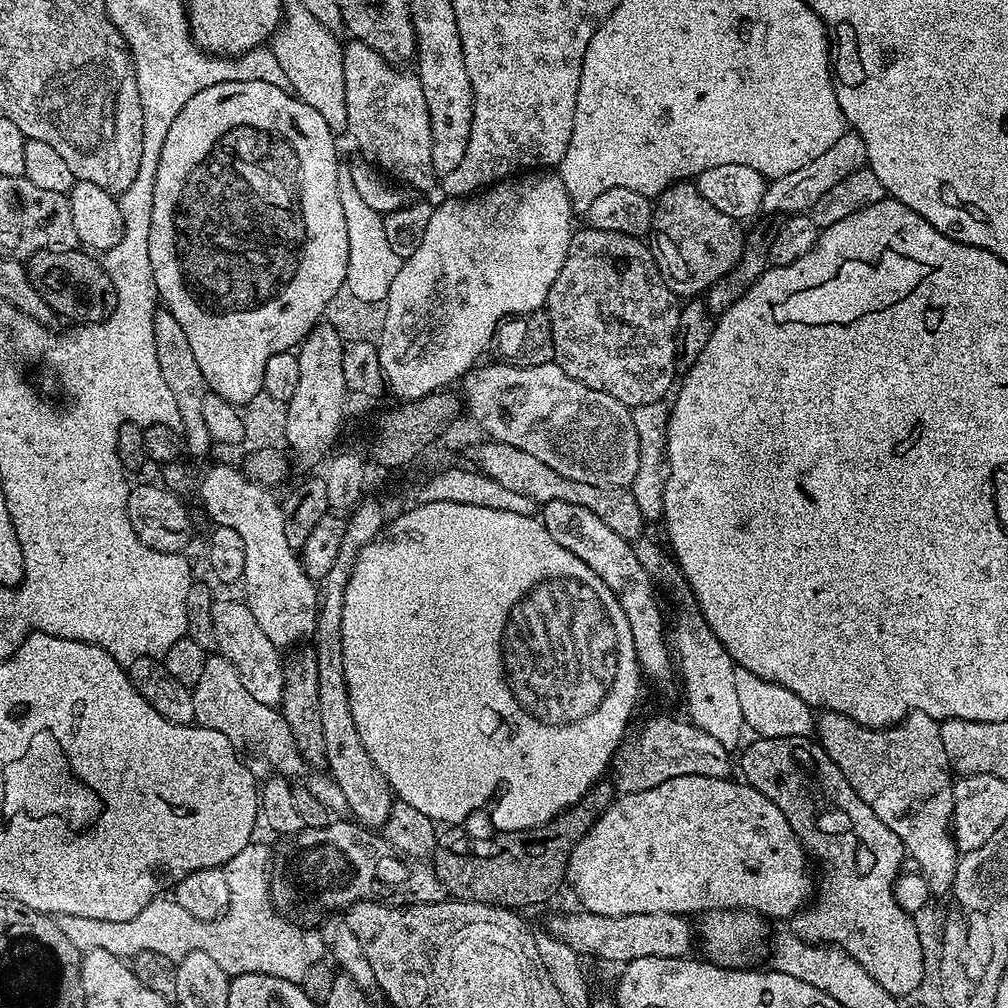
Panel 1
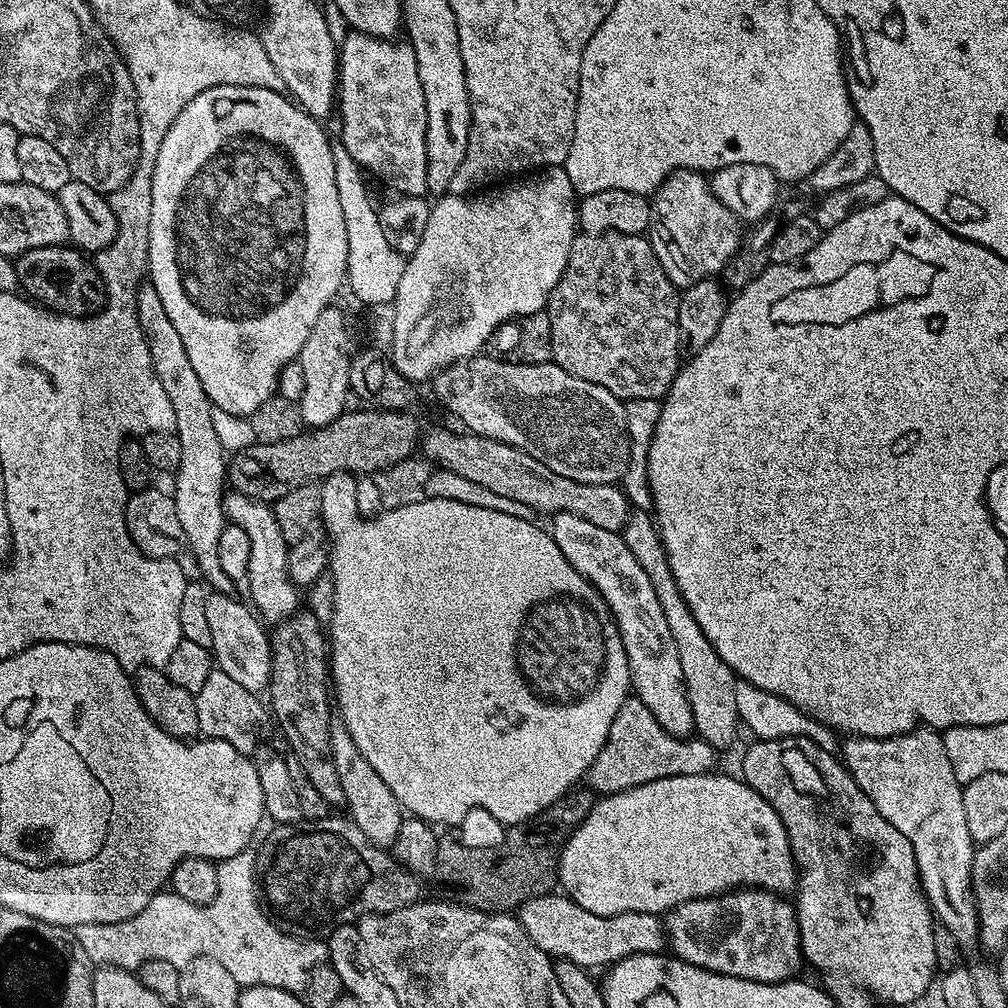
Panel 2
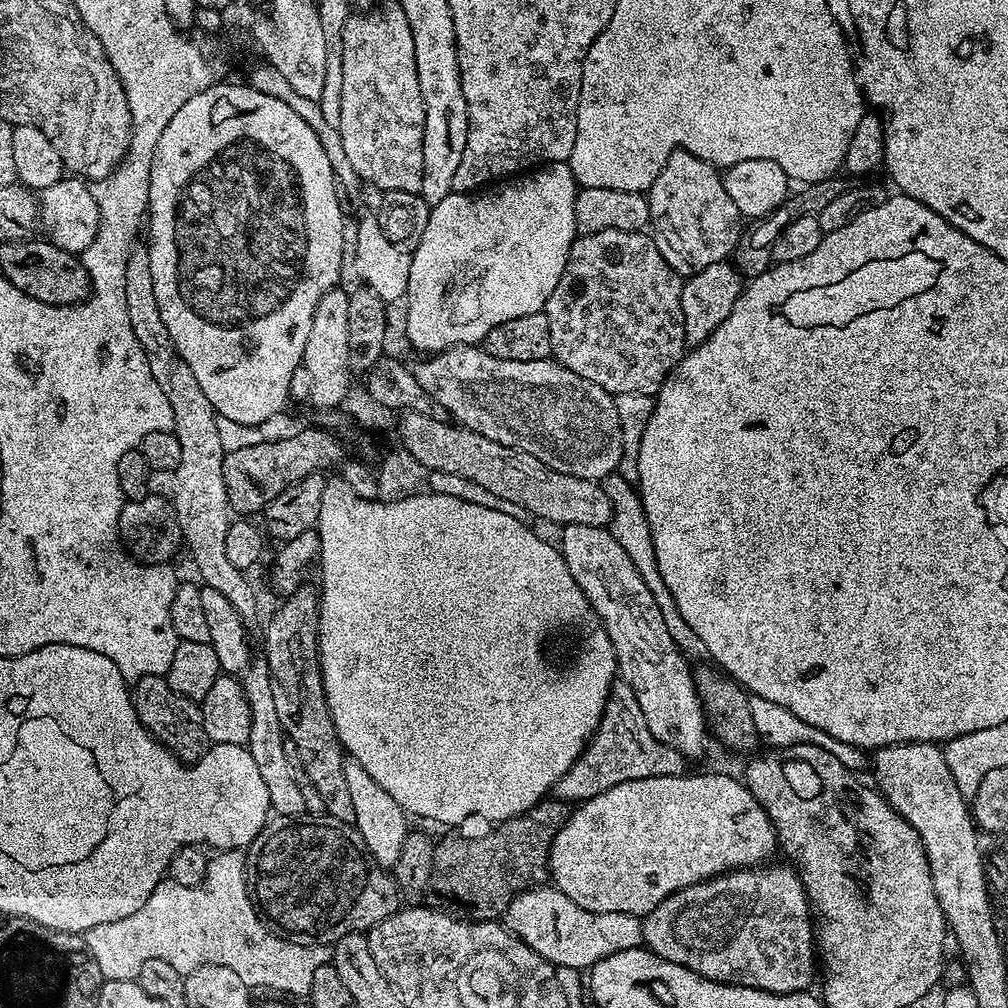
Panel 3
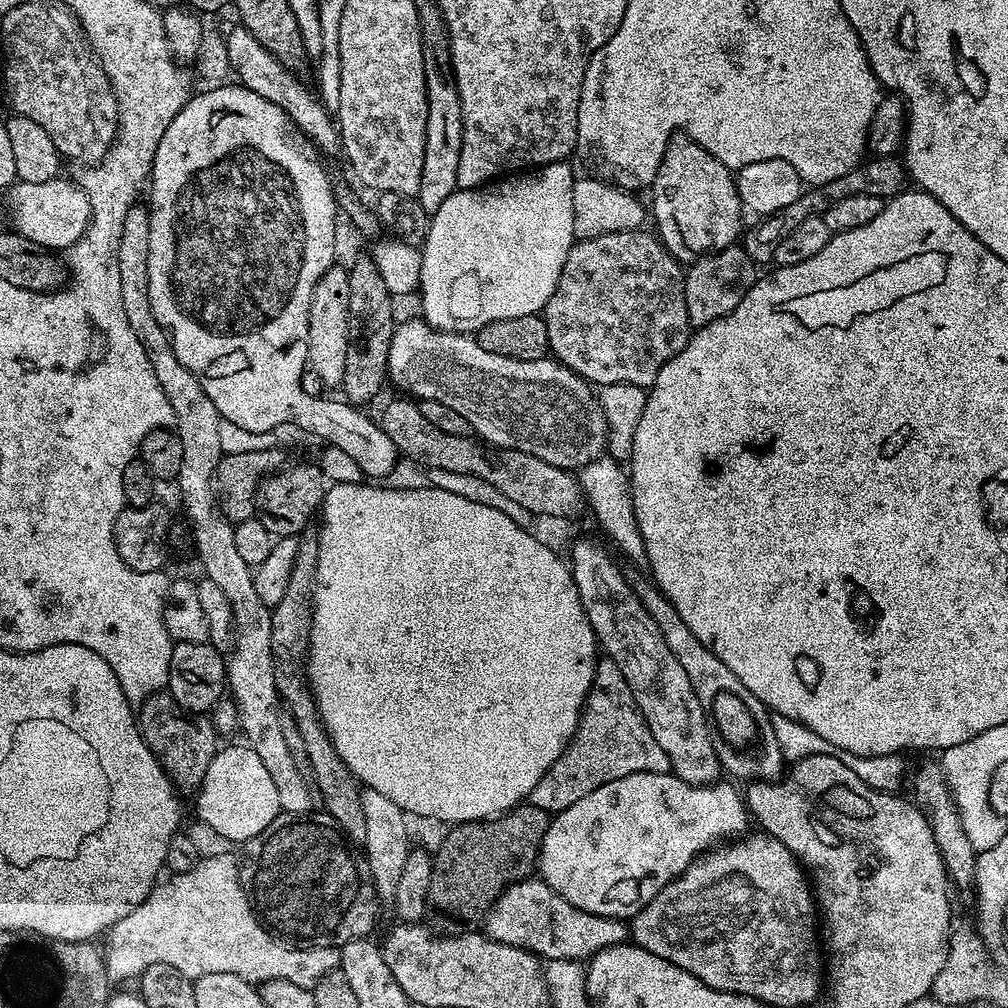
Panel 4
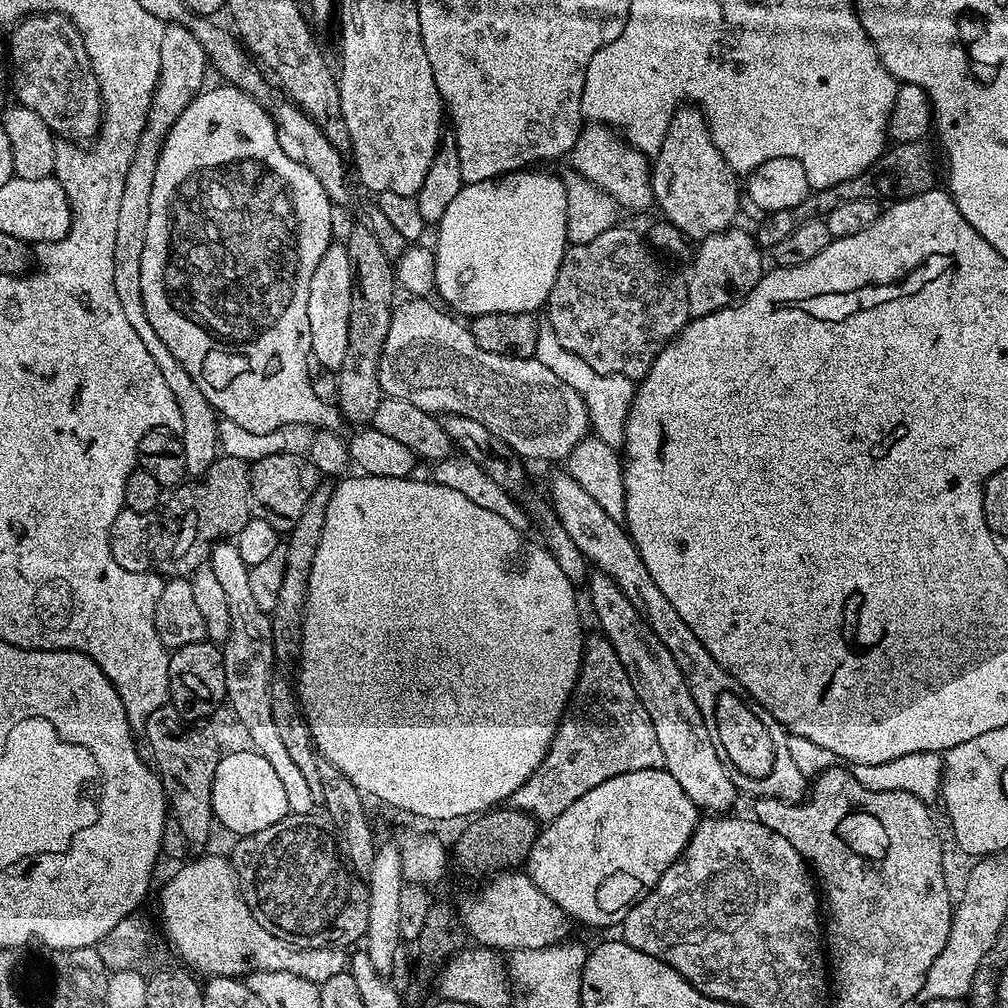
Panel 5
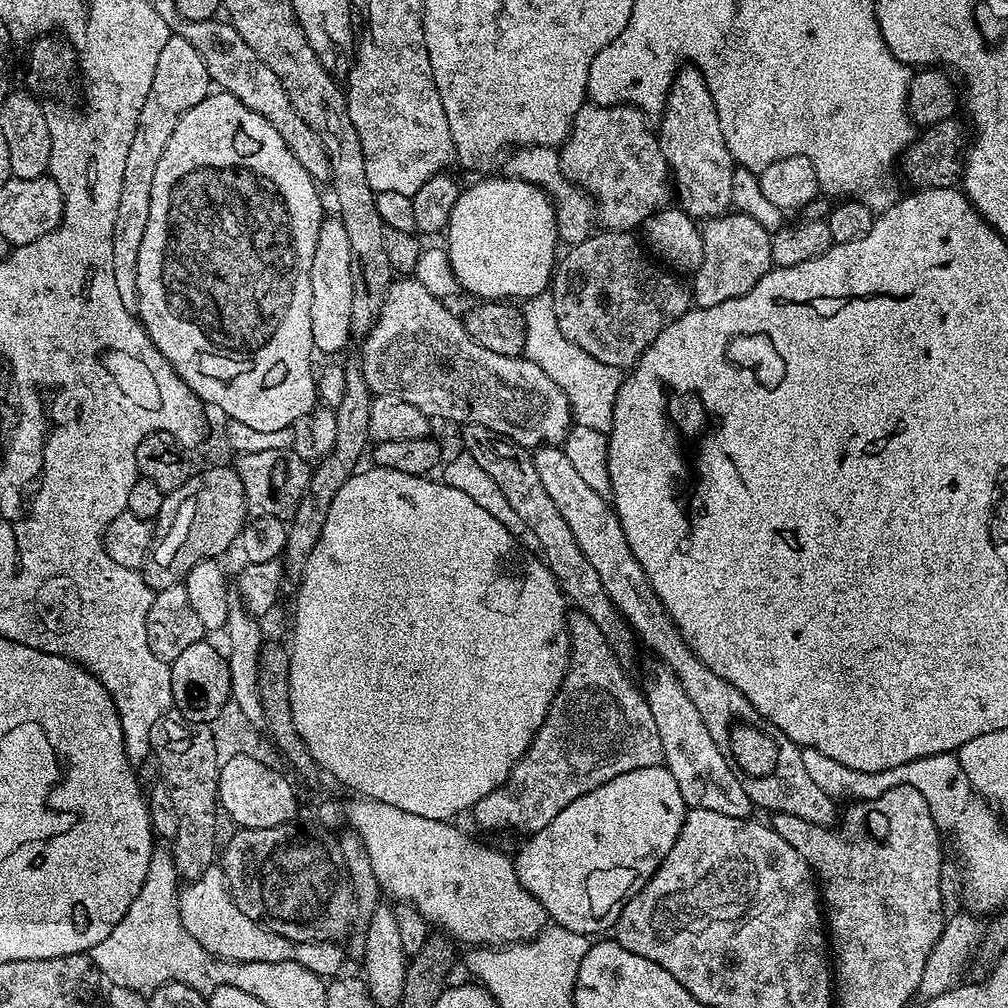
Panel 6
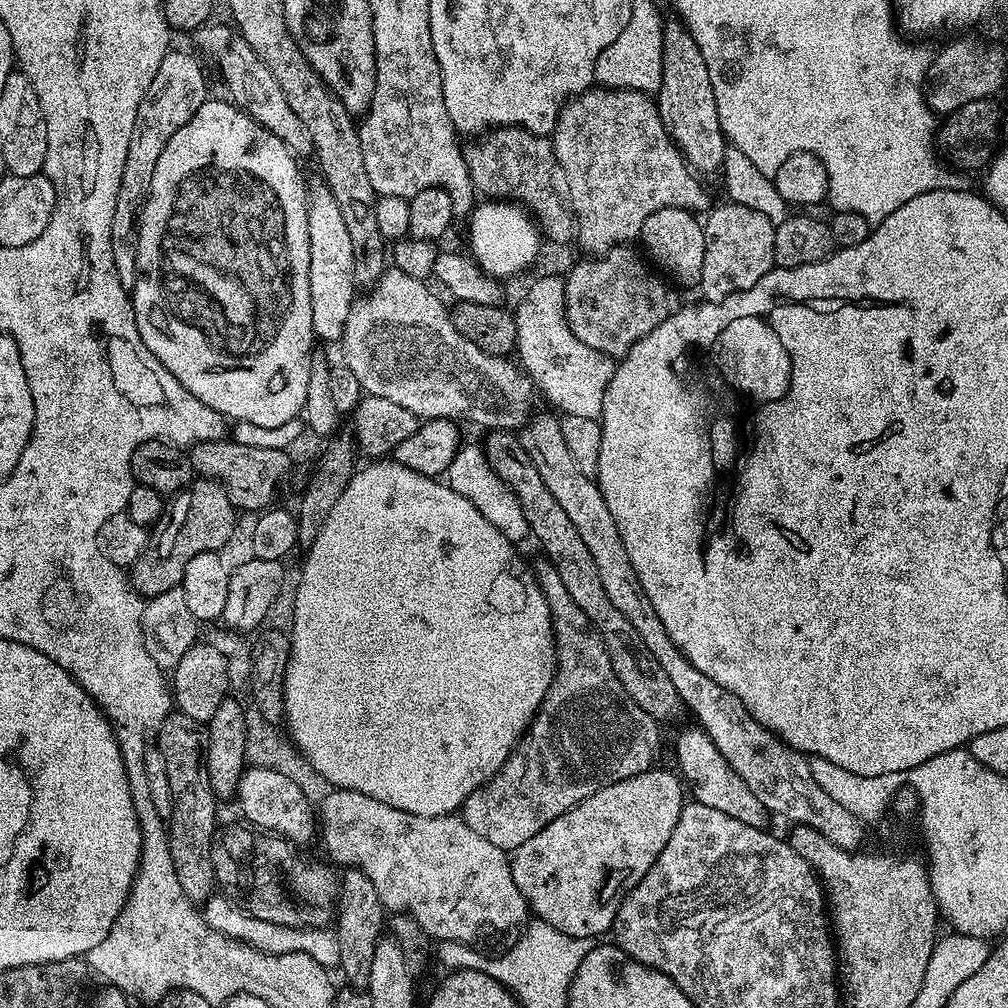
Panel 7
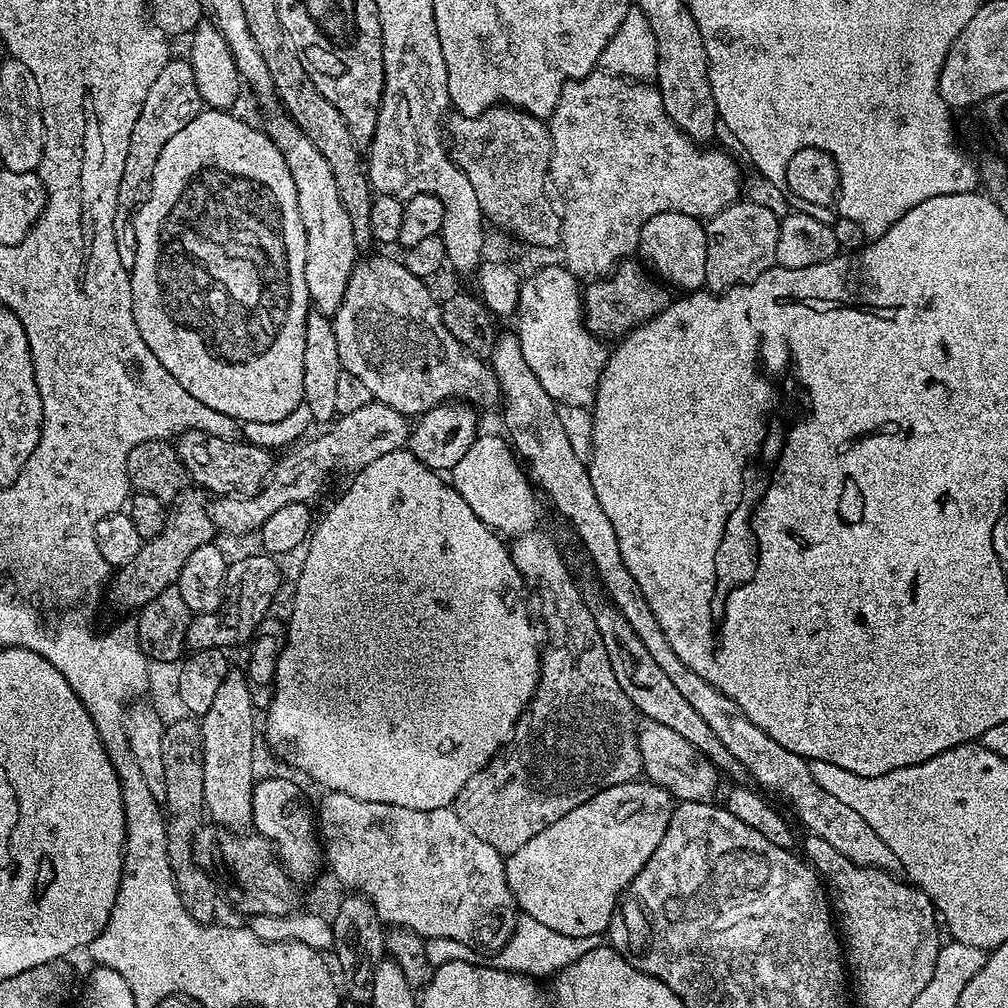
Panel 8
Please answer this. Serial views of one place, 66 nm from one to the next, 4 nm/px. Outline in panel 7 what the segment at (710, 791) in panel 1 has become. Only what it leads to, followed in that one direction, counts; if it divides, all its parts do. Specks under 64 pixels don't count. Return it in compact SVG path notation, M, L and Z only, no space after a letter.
M653 766L648 771L638 774L634 778L626 778L622 782L614 782L610 786L590 794L590 798L586 798L578 806L566 810L566 814L554 818L554 822L550 822L550 826L538 830L538 834L534 834L534 838L530 838L530 842L522 842L522 846L514 849L510 856L512 873L514 874L514 886L518 886L518 890L522 890L522 898L526 898L531 915L535 919L545 920L550 926L562 930L562 934L570 934L578 938L586 938L587 936L600 938L599 936L607 928L609 931L615 925L616 912L620 908L621 902L623 902L628 891L634 885L642 882L642 878L646 878L650 866L654 866L658 854L662 854L662 846L666 846L666 841L670 839L670 834L674 831L675 824L678 823L678 814L685 806L685 785L682 783L681 777L675 771L672 772L663 772L659 766Z

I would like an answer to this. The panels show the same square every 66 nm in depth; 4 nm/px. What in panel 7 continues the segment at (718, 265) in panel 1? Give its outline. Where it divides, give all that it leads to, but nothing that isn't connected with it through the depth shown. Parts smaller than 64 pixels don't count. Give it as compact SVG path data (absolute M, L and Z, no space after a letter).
M679 19L663 25L664 41L660 51L660 91L655 93L656 109L666 126L666 134L678 146L688 167L697 174L719 173L723 166L726 141L718 118L718 102L710 82L710 70L702 50Z

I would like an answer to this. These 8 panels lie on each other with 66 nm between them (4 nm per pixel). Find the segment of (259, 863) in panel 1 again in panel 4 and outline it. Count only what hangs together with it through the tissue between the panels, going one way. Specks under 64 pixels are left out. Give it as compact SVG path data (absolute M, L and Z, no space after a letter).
M228 852L205 855L195 866L185 872L177 872L161 879L152 893L126 918L108 929L103 937L102 951L109 981L135 981L154 962L166 962L183 976L195 982L202 974L238 974L246 982L262 985L271 980L294 982L294 986L313 989L326 974L339 969L340 949L322 946L310 948L297 946L268 931L260 922L259 915L252 912L252 904L244 893L245 885L240 879L240 864Z

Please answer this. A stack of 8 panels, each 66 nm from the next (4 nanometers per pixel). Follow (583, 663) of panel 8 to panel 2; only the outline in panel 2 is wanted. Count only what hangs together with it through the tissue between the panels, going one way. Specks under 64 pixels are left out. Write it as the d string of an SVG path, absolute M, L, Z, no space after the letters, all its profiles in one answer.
M632 694L622 702L618 714L614 716L614 722L610 724L610 734L606 734L606 742L598 758L594 758L588 768L586 784L601 797L612 796L616 792L658 782L658 778L712 772L715 769L716 756L717 749L711 748L704 740L675 736L662 730L654 714L650 714L647 706Z

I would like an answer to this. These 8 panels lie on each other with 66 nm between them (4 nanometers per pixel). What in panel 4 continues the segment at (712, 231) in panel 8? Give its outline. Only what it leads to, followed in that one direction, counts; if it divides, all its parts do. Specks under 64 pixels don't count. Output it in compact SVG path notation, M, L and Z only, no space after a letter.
M743 247L723 248L700 257L685 271L686 314L693 329L704 328L710 322L730 314L742 302L758 279L757 261L749 258Z

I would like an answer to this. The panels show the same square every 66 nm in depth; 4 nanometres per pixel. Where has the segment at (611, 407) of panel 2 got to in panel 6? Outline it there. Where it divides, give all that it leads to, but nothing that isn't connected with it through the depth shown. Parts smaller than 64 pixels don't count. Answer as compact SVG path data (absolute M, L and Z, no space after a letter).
M414 278L393 279L386 294L386 302L376 319L376 325L363 337L360 348L360 373L366 378L368 389L377 396L402 398L410 406L418 406L430 418L453 420L456 426L481 424L490 426L498 434L518 442L523 448L535 450L541 446L563 445L572 427L572 407L556 382L550 382L546 370L533 360L515 356L506 358L486 350L466 334L463 319L447 308L441 297L430 294L422 282Z

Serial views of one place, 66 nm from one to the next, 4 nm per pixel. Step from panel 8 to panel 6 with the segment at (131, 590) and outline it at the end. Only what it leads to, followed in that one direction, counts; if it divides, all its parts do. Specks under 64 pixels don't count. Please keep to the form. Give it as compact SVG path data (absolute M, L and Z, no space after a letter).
M216 464L208 468L200 476L201 484L197 492L192 492L176 508L172 516L172 525L164 532L164 537L157 539L152 545L152 551L148 553L148 560L142 569L144 581L156 592L166 590L166 586L178 586L203 560L214 560L223 557L223 552L228 547L239 541L246 521L249 519L248 503L242 490L242 478L238 478L235 467L224 464Z

